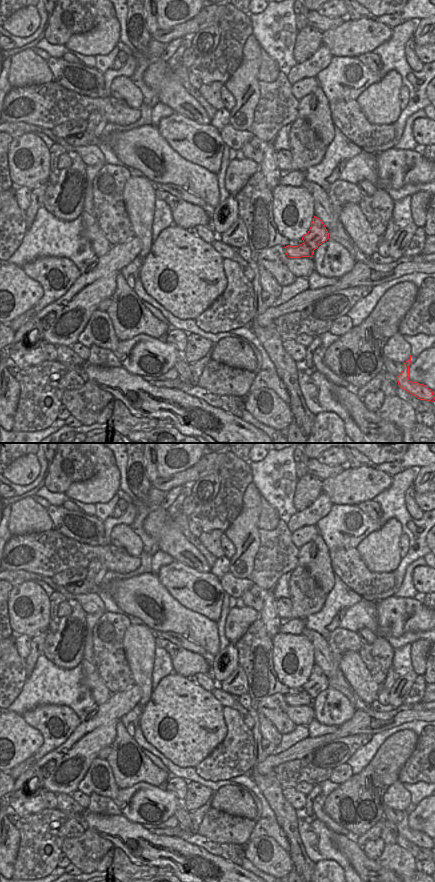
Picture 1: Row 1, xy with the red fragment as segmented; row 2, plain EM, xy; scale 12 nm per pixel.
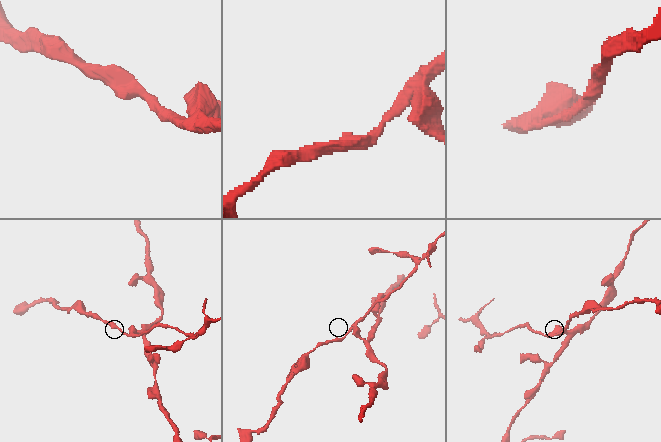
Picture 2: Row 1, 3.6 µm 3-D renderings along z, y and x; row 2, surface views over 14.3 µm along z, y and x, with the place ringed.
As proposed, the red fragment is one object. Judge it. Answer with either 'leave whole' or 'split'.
split

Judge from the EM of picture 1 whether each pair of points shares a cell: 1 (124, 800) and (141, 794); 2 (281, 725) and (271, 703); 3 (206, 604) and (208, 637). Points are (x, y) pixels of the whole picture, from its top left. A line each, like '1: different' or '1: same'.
1: same
2: same
3: different

